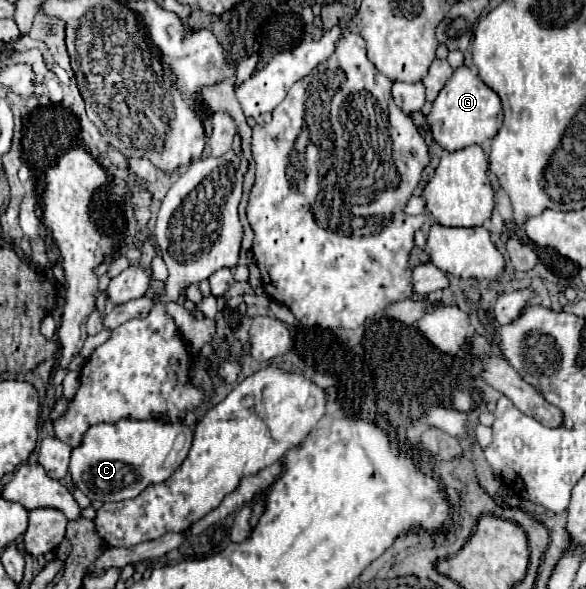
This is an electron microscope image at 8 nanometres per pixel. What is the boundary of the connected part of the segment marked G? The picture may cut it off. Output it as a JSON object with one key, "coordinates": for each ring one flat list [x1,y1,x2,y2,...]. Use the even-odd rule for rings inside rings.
{"coordinates":[[465,65,455,69,453,77,439,91,427,115,427,123,435,143,441,145,445,151,459,151,463,147,481,145,483,141,493,139,501,127,501,121,503,121,503,109,501,109,499,95,493,89,489,89]]}

